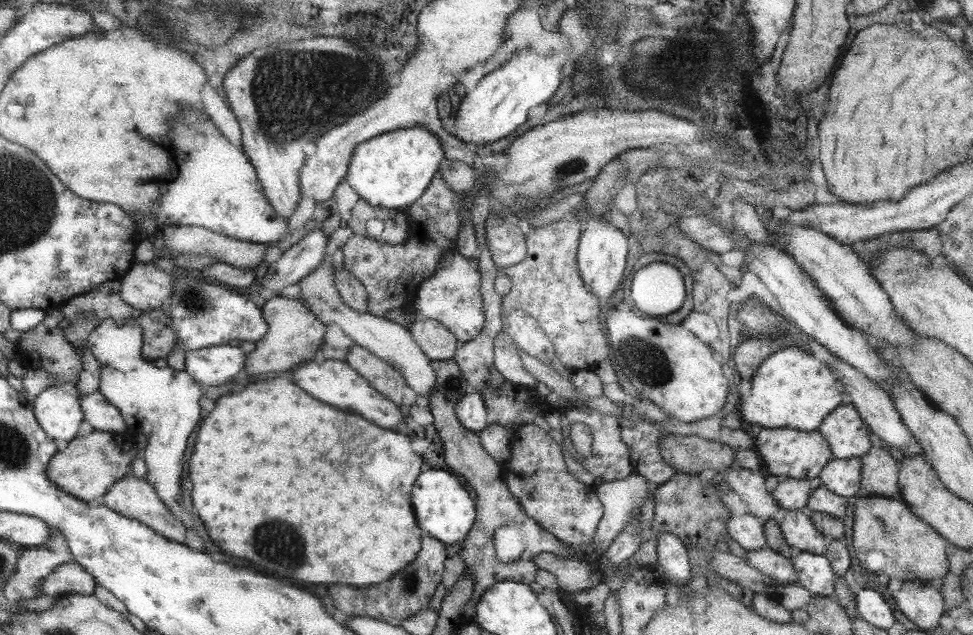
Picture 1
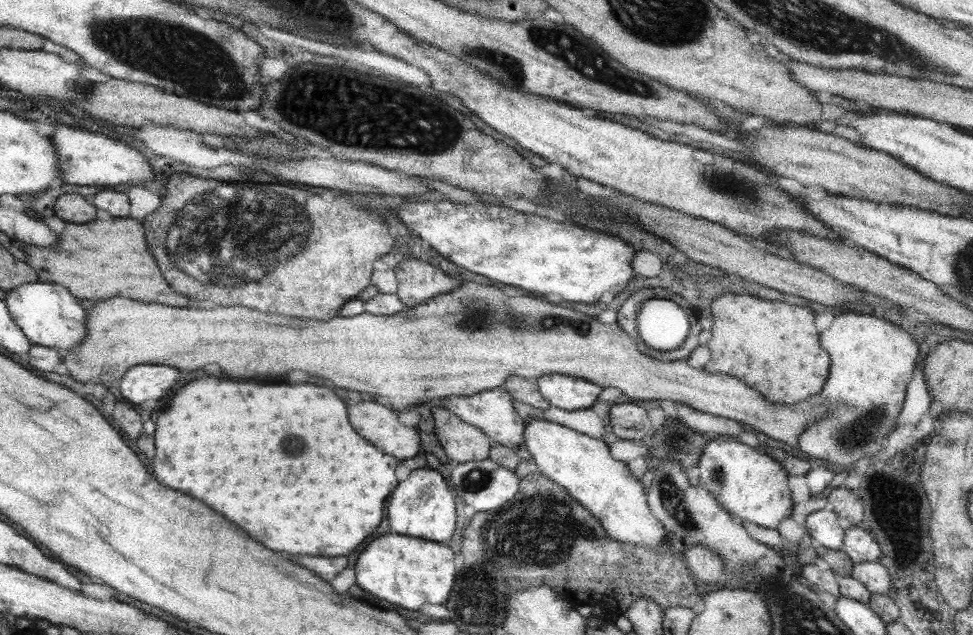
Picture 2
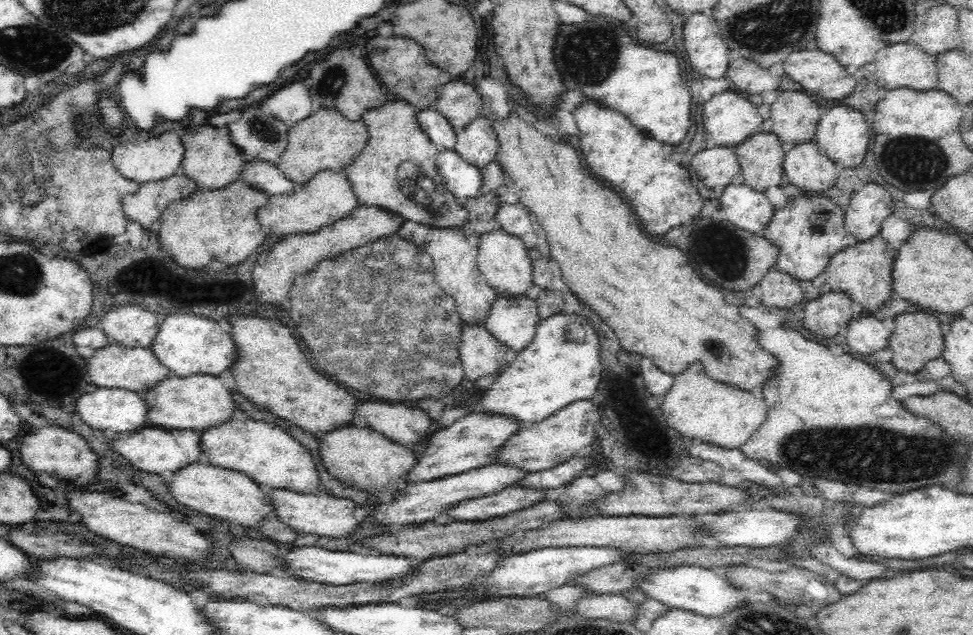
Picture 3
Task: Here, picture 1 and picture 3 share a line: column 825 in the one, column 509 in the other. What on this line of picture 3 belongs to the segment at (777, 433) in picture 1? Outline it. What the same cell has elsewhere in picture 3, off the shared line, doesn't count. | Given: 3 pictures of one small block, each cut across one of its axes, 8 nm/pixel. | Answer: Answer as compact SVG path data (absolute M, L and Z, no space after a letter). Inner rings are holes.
M592 399L574 402L549 418L536 422L532 427L514 434L499 452L494 464L514 465L526 472L534 473L554 468L574 457L579 450L587 446L595 446L596 432L602 424L600 408Z

